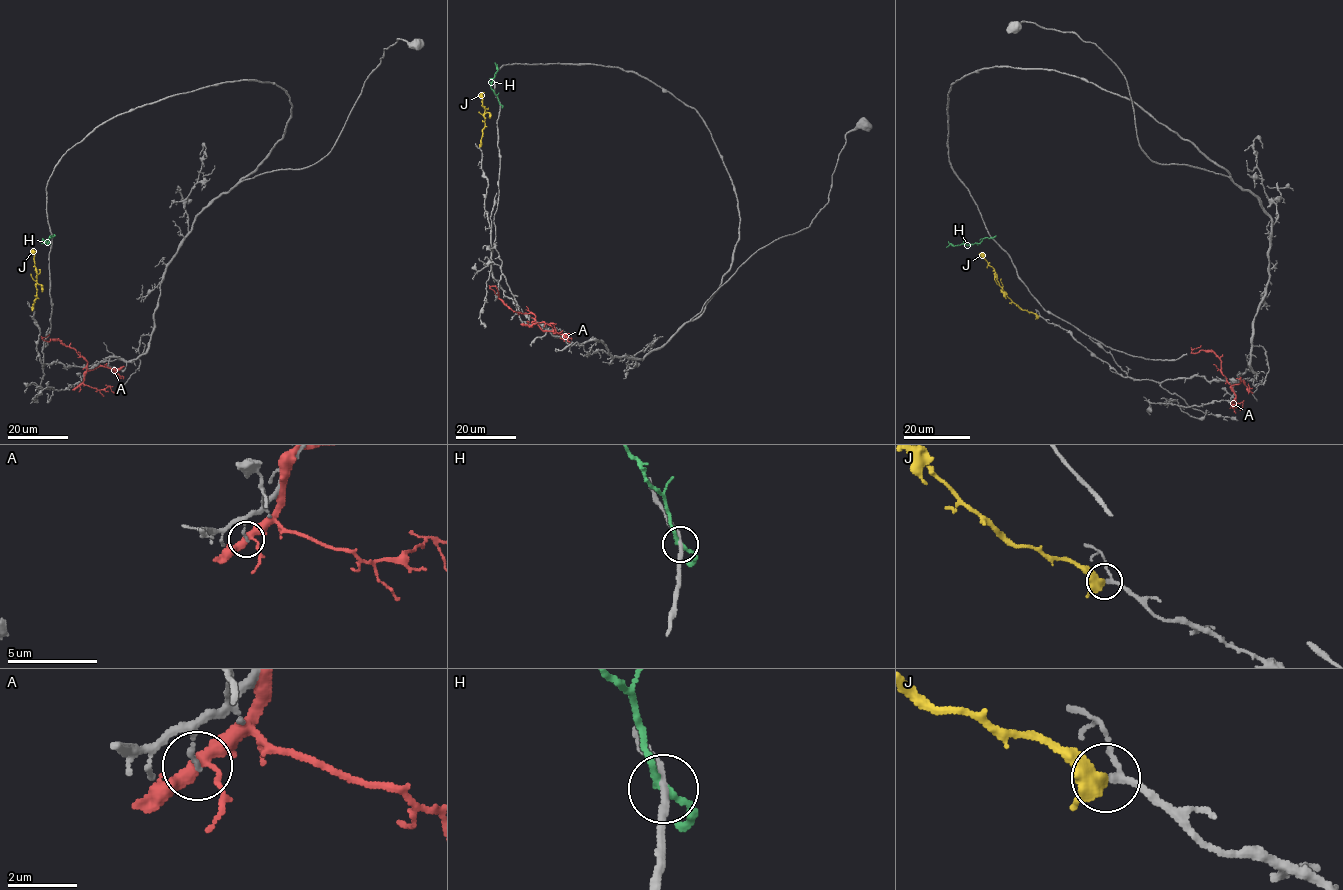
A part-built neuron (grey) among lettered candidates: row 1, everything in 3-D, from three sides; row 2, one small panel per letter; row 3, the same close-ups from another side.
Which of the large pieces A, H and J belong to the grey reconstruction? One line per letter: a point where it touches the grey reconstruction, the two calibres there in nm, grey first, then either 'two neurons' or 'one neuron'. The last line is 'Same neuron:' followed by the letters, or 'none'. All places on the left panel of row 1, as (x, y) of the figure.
A: meets grey at (78, 386); 120 nm thick on the grey side, 320 nm on the other; two neurons
H: meets grey at (52, 236); 220 nm thick on the grey side, 170 nm on the other; two neurons
J: meets grey at (31, 308); 170 nm thick on the grey side, 440 nm on the other; one neuron
Same neuron: J

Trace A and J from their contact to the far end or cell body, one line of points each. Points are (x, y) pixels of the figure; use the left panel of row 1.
A: (78, 386), (83, 381), (87, 361), (58, 339), (44, 341), (42, 338), (49, 334)
J: (32, 308), (37, 296), (36, 251)

